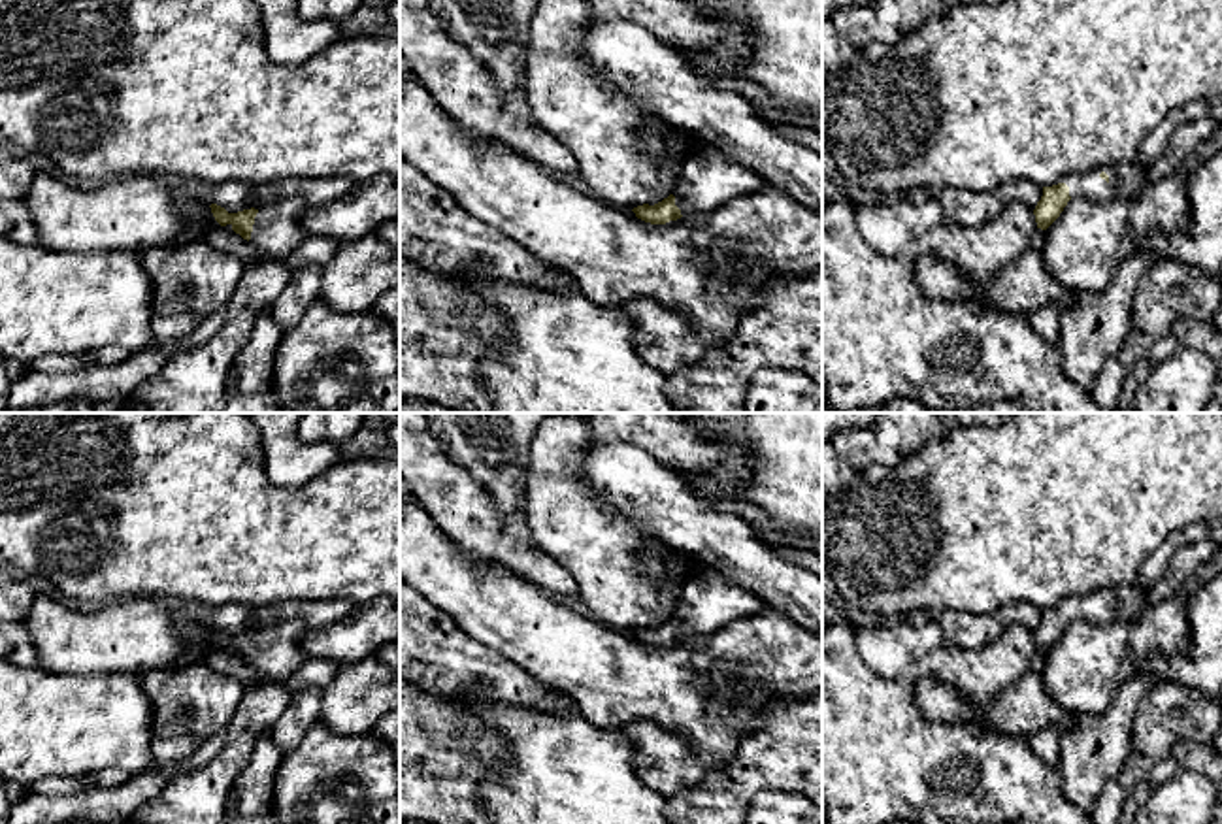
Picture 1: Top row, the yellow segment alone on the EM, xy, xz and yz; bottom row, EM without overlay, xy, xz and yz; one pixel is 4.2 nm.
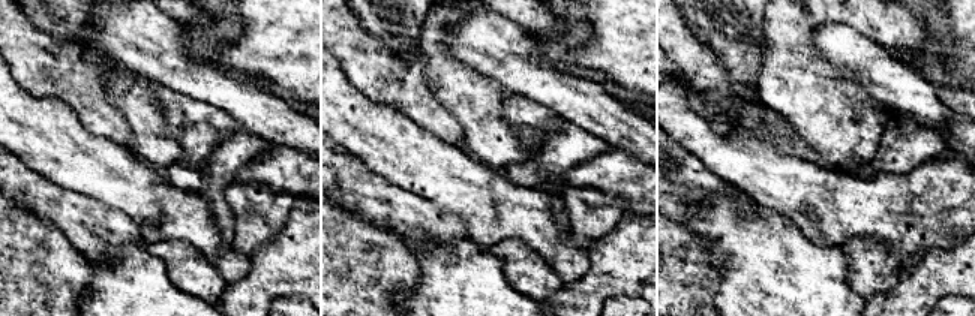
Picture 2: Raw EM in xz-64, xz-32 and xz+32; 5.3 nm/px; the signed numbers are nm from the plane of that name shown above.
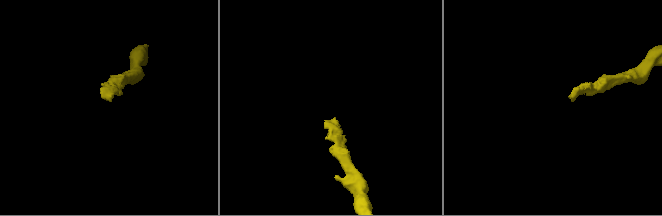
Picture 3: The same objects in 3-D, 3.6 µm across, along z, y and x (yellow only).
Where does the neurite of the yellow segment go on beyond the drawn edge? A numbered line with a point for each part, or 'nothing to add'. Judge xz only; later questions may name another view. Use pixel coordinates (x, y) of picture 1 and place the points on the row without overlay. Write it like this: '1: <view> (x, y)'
1: xz (708, 602)

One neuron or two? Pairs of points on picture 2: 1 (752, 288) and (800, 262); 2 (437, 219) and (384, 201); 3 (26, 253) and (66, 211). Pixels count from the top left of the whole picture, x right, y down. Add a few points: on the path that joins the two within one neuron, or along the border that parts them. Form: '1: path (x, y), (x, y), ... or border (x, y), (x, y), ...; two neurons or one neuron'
1: path (764, 288), (774, 288), (788, 274); one neuron
2: path (423, 219), (417, 219), (398, 208); one neuron
3: border (21, 207), (50, 220), (77, 249); two neurons

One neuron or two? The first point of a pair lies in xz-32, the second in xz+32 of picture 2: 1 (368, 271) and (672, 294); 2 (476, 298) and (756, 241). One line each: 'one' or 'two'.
1: one
2: one

